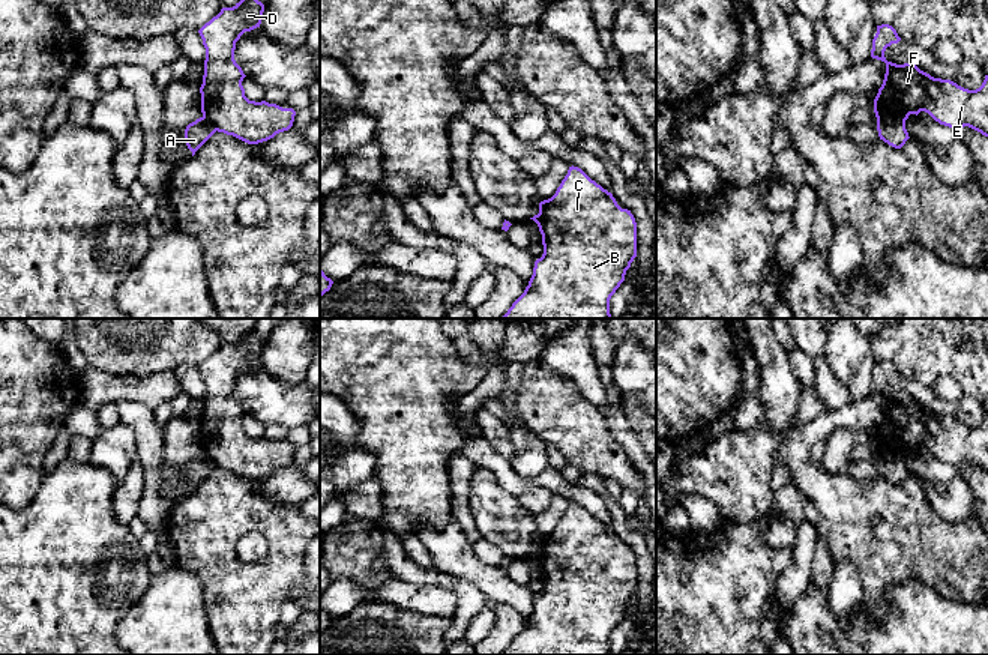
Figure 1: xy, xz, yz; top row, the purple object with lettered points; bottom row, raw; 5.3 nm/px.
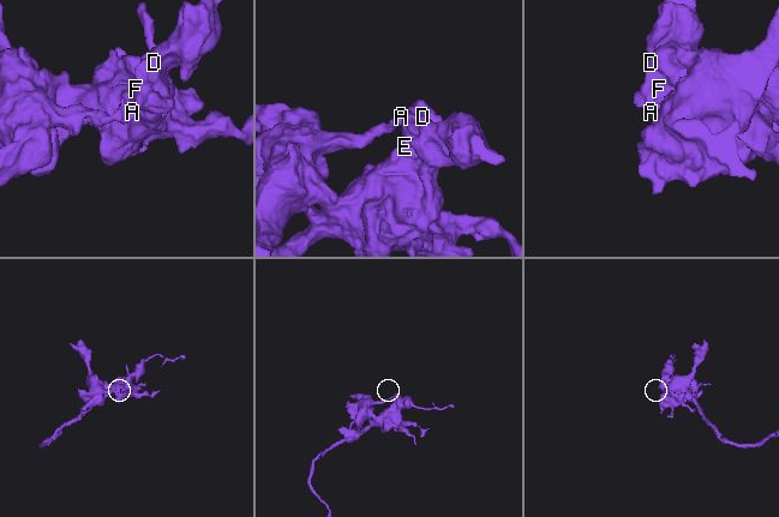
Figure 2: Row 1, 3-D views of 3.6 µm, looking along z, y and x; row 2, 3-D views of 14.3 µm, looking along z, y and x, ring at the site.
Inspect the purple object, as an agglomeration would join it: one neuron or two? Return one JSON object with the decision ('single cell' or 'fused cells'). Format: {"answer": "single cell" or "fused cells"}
{"answer": "fused cells"}

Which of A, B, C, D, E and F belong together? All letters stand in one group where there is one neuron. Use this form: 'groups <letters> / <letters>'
groups A / B C D E F

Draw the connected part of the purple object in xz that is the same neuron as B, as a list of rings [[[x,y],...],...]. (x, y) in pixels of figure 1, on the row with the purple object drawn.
[[[569,167],[556,194],[539,203],[544,254],[524,293],[502,318],[611,318],[610,299],[637,257],[637,222],[611,192]]]

